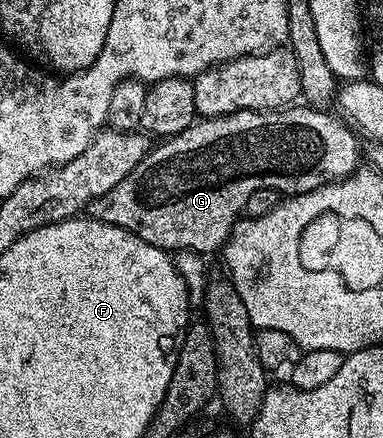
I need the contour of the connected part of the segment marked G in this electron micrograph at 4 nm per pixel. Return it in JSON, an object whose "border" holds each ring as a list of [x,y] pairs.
{"border":[[[290,105],[279,110],[245,110],[200,118],[181,133],[164,138],[160,147],[152,146],[113,189],[88,204],[86,214],[92,219],[125,228],[148,241],[149,245],[157,245],[168,253],[181,250],[208,253],[218,247],[220,250],[246,212],[243,210],[247,202],[259,190],[267,191],[272,187],[275,191],[284,191],[282,194],[287,197],[304,194],[342,179],[358,164],[355,163],[359,159],[356,132],[346,122],[330,119],[326,110],[310,105],[299,106]]]}

